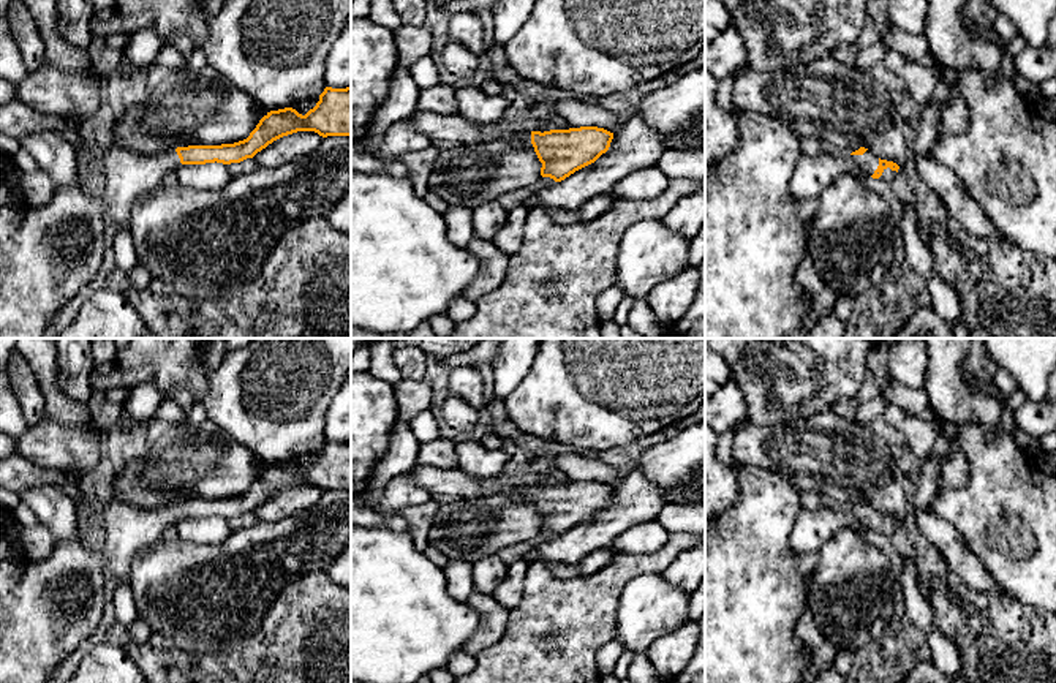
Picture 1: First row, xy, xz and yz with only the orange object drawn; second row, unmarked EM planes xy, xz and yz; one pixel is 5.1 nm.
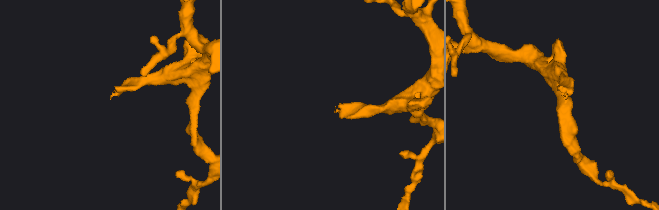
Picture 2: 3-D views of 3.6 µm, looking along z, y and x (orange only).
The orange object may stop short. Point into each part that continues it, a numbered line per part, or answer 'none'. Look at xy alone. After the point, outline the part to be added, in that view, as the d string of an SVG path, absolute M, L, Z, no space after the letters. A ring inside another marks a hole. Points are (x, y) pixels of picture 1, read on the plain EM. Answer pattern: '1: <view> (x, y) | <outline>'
1: xy (127, 528) | M11 454L0 460L0 487L21 493L46 484L65 492L76 508L84 508L93 523L103 530L104 542L101 552L107 575L112 575L115 582L130 580L134 553L155 544L168 526L182 520L175 504L138 509L114 500L87 501L79 484L70 484L62 471L44 471L19 454Z

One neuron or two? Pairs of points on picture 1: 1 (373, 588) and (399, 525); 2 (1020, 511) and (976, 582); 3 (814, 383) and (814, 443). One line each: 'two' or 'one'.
1: two
2: two
3: two

